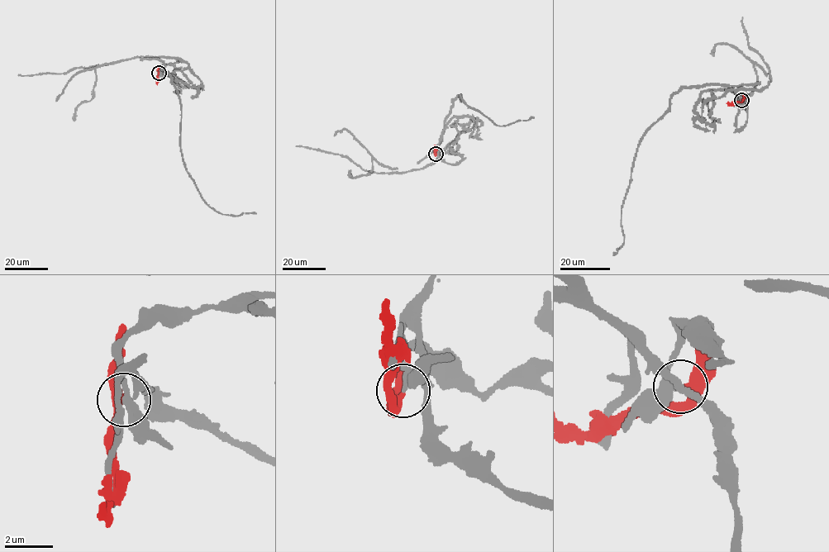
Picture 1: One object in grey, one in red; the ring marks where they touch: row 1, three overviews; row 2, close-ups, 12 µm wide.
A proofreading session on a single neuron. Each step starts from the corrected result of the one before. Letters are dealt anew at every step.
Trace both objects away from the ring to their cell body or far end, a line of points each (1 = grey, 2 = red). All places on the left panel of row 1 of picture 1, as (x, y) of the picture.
1: (159, 73), (164, 66), (177, 91), (181, 110), (180, 147), (185, 168), (203, 201), (221, 214), (255, 213)
2: (159, 73), (157, 83)

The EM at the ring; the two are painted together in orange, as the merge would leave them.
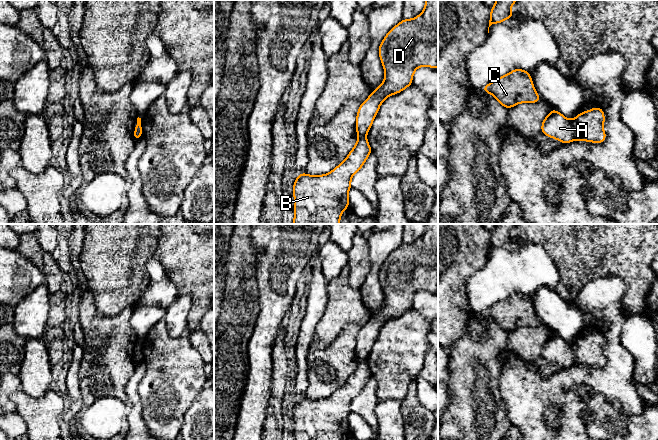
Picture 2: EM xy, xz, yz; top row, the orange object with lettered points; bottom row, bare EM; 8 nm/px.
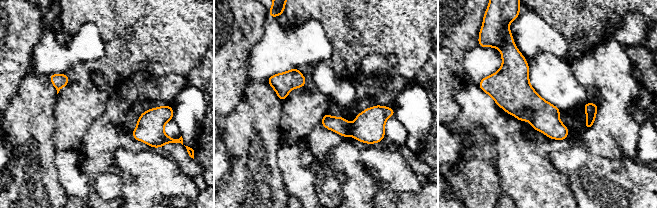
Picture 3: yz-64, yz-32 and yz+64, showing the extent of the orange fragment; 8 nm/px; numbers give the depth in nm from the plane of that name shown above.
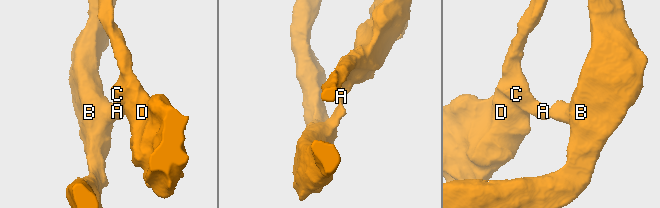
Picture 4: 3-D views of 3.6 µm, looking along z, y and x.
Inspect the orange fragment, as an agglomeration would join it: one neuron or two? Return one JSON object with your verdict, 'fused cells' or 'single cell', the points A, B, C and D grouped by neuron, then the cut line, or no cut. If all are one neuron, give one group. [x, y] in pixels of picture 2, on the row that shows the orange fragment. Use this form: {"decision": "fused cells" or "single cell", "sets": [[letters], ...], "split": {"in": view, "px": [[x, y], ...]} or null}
{"decision": "fused cells", "sets": [["A", "C", "D"], ["B"]], "split": {"in": "yz", "px": [[572, 120], [575, 138]]}}

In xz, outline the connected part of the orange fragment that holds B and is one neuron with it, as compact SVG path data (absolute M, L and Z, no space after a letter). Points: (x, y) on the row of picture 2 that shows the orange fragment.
M359 137L346 159L330 173L316 176L299 174L293 184L293 224L340 224L342 212L349 208L348 192L351 188L351 178L361 169L371 153L366 137Z

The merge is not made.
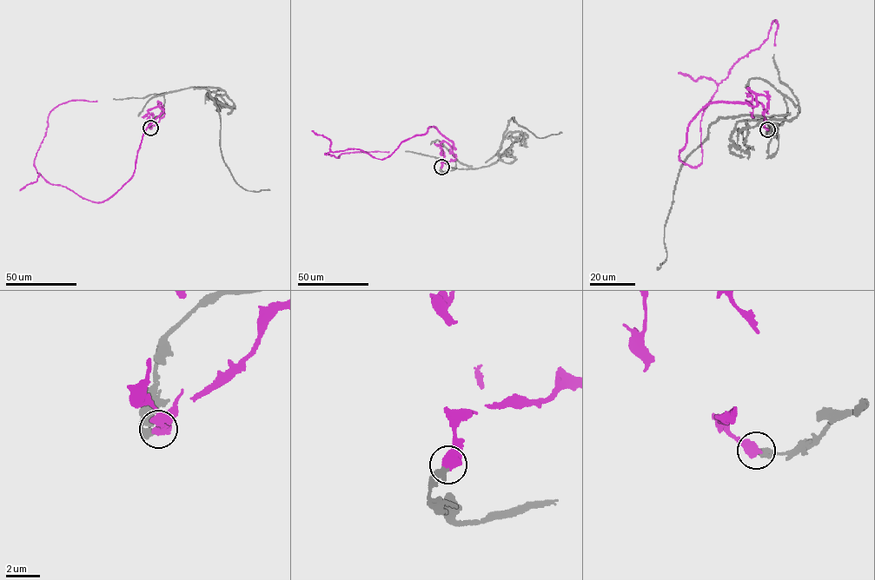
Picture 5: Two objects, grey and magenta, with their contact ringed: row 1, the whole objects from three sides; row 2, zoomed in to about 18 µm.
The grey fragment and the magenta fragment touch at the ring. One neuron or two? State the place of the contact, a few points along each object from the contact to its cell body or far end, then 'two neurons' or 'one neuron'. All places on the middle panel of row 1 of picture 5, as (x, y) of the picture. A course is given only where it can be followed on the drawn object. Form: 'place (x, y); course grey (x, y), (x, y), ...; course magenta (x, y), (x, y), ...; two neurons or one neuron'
place (441, 167); course grey (441, 167), (487, 167), (510, 148), (509, 156), (498, 154), (512, 118), (539, 138), (561, 132); course magenta (441, 167), (454, 160), (455, 148), (434, 127), (381, 159), (356, 148), (325, 153), (339, 158), (389, 152); one neuron

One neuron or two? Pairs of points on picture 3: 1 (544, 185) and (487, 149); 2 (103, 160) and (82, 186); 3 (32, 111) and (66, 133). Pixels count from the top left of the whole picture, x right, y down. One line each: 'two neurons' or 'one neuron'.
1: two neurons
2: two neurons
3: two neurons

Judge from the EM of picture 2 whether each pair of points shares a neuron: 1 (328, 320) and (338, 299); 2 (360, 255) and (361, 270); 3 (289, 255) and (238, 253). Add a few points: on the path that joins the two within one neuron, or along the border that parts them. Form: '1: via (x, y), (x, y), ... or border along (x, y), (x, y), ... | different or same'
1: via (333, 315), (338, 310), (338, 304) | same
2: via (361, 259), (361, 266) | same
3: border along (250, 234), (257, 277) | different

